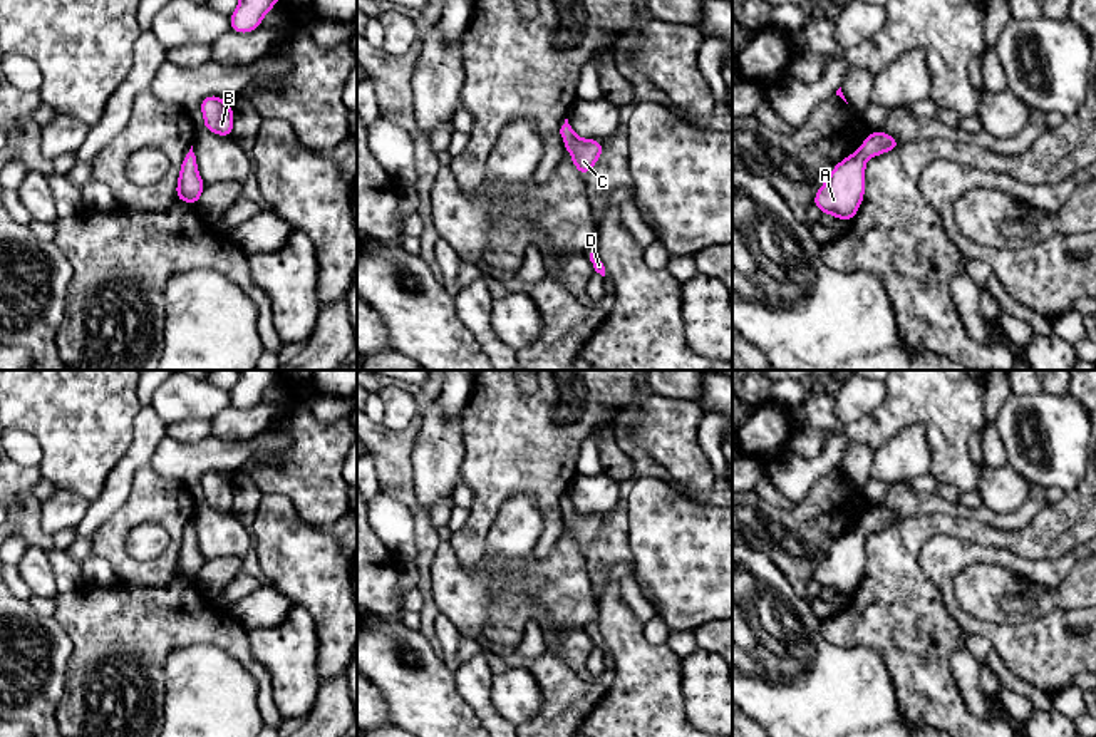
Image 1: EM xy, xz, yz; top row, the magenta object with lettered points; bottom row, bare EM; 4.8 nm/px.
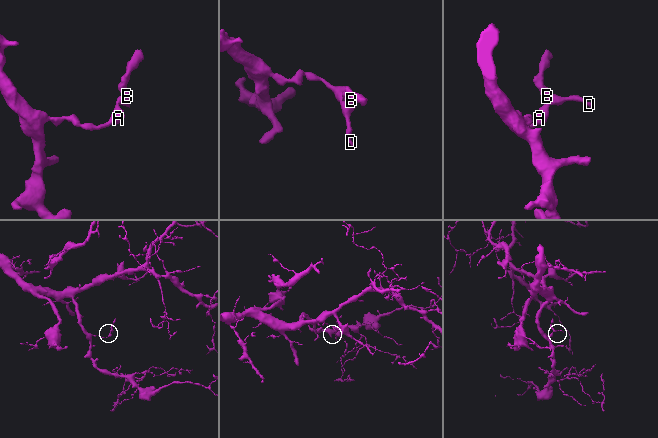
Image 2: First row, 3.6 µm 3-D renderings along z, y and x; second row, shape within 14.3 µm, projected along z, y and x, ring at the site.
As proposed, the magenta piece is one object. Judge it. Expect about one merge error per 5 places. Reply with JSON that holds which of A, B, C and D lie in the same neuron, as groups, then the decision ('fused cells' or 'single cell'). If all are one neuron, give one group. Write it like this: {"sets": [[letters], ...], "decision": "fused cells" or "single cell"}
{"sets": [["A", "B", "C", "D"]], "decision": "single cell"}

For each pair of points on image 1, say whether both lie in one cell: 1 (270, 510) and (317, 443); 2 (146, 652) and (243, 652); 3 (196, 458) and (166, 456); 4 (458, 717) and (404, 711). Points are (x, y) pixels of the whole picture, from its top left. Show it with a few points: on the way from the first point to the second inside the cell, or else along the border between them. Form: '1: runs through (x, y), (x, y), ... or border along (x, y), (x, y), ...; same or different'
1: border along (263, 493), (285, 494), (307, 523); different
2: runs through (170, 632), (220, 632); same
3: runs through (190, 458), (173, 458); same
4: runs through (444, 717), (433, 711), (418, 711); same

